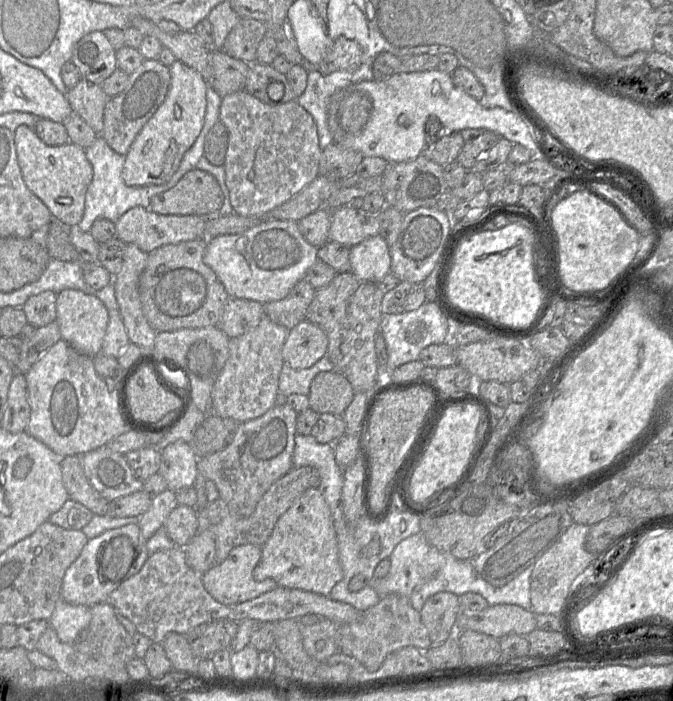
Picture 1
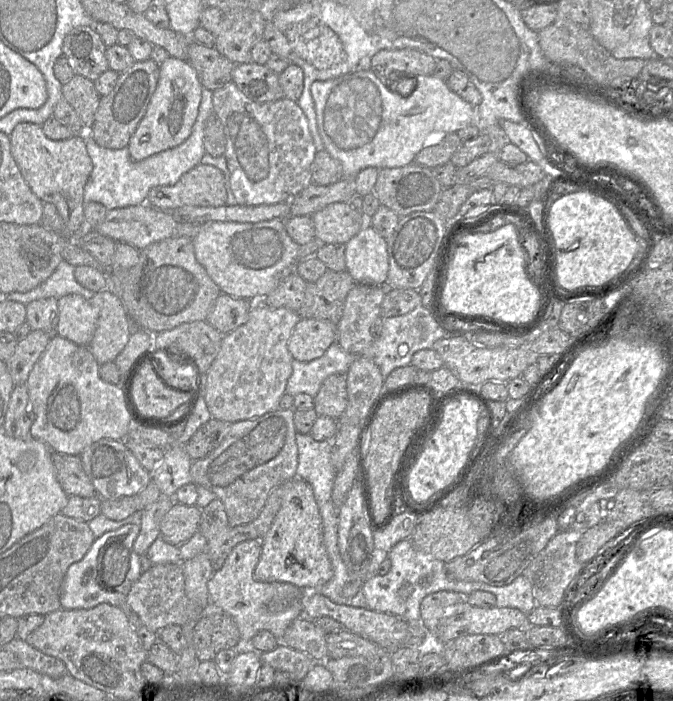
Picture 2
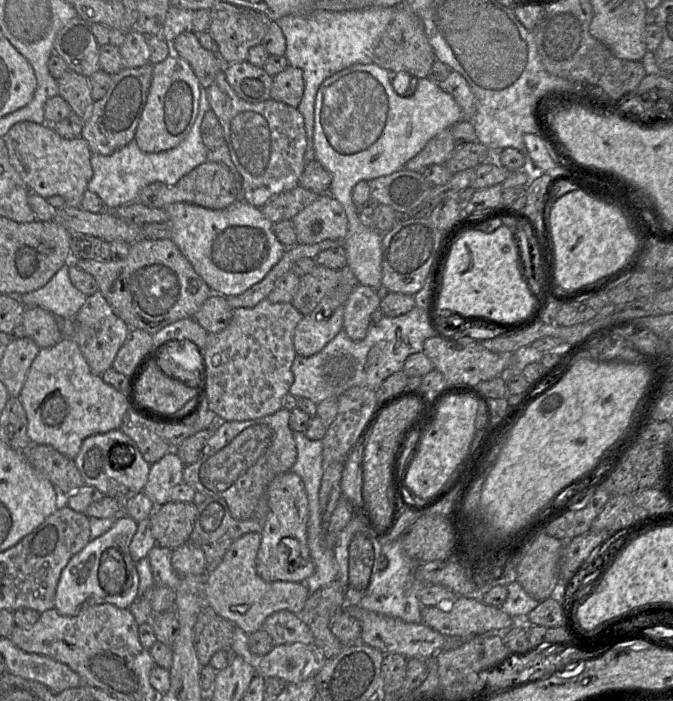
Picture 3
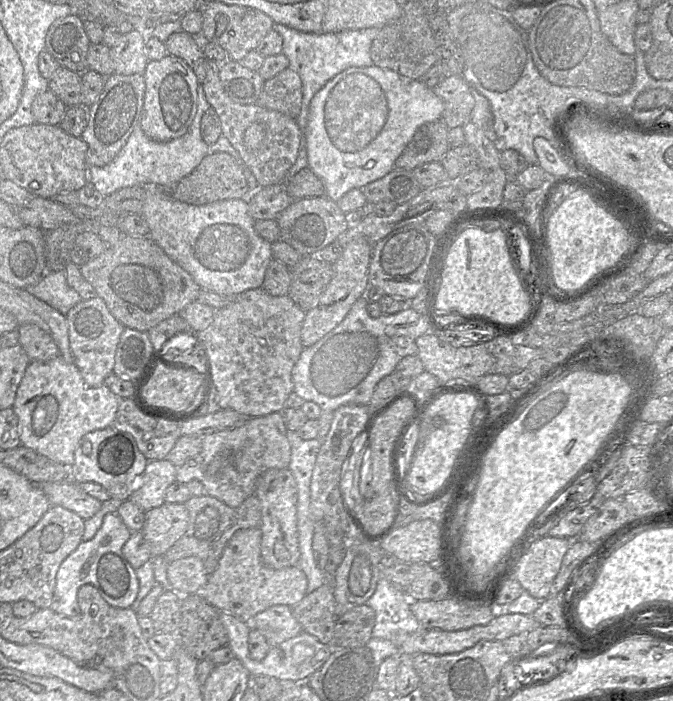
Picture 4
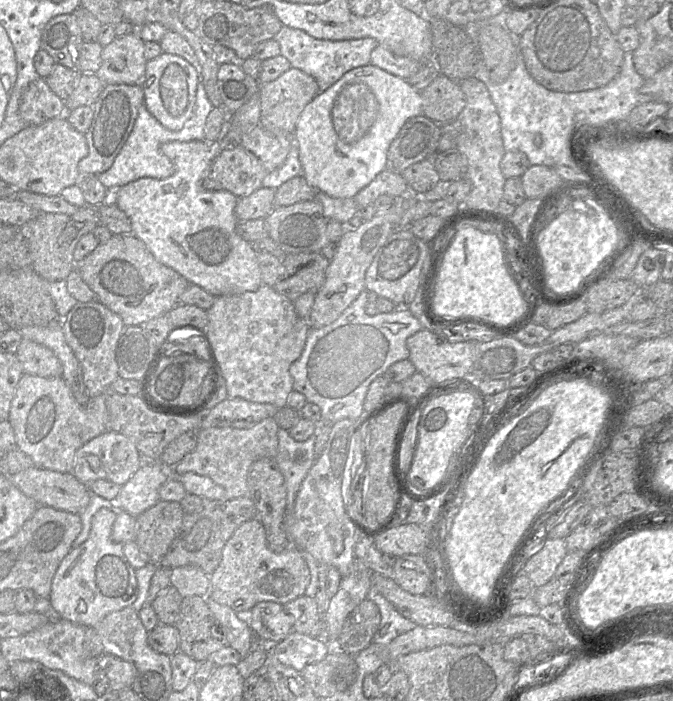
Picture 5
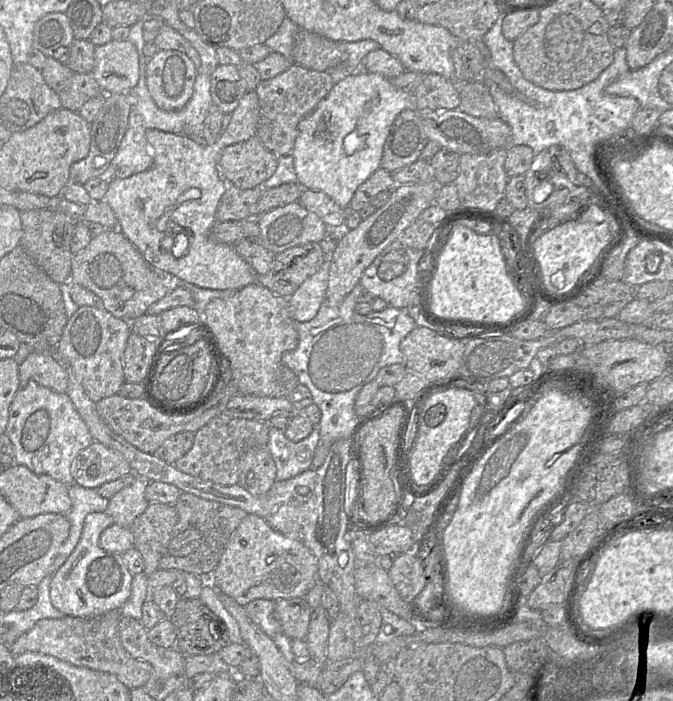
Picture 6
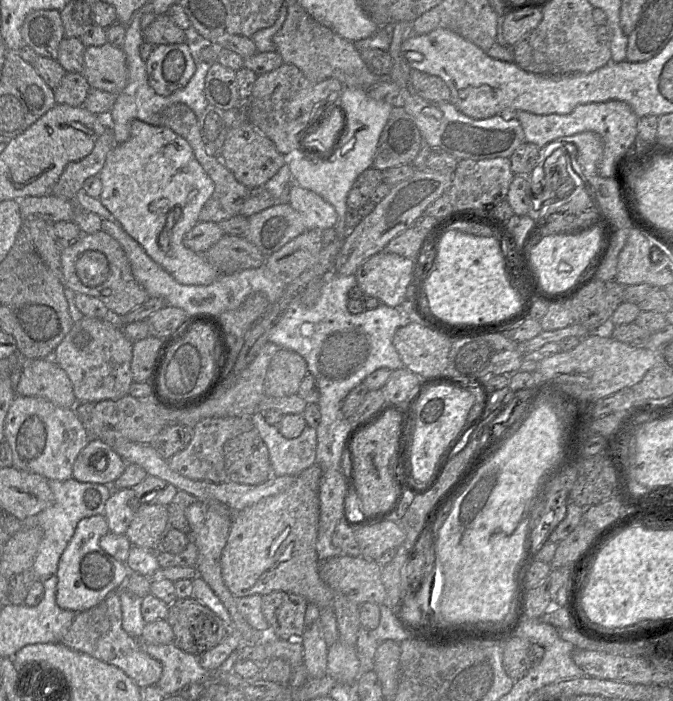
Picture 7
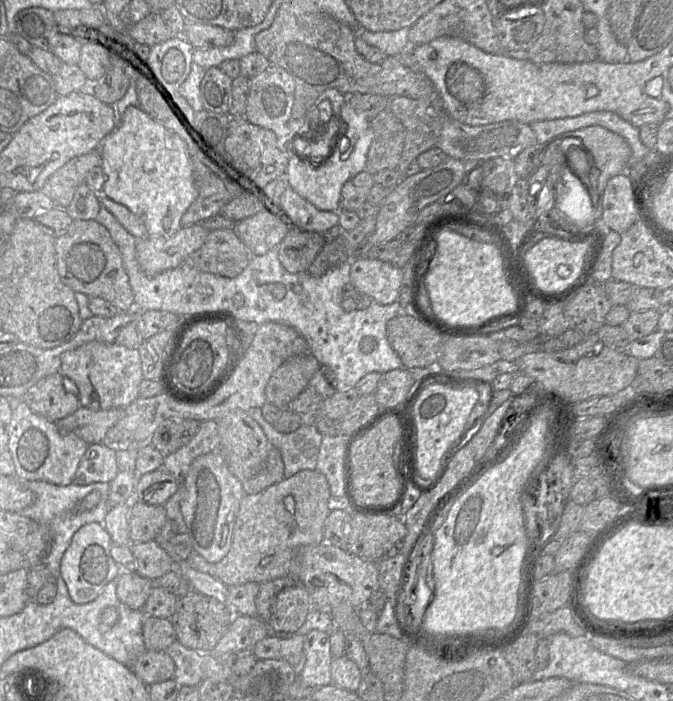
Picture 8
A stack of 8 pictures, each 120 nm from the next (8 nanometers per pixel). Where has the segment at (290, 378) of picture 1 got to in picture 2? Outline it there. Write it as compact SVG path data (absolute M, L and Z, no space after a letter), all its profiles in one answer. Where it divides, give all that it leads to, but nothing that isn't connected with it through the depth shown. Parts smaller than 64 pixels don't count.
M337 341L333 342L321 357L312 361L293 359L292 373L287 381L285 393L292 396L307 393L315 397L328 376L345 375L355 359L356 356L345 351Z

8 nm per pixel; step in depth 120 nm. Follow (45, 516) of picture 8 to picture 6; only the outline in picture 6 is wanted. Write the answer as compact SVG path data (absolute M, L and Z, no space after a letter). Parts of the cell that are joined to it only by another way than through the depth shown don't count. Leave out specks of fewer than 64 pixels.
M75 483L69 485L68 493L72 502L72 507L66 514L70 522L70 531L68 538L59 548L48 575L57 572L75 549L81 537L85 517L93 512L106 512L109 503L109 499L102 497L97 489L82 487Z

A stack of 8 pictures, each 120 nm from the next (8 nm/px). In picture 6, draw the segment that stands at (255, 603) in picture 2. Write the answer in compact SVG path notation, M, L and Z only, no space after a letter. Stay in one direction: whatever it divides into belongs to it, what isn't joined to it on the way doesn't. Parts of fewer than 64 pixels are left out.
M247 514L232 533L209 578L220 593L241 606L255 599L278 600L305 597L319 580L316 557L301 541L274 530L262 517Z

